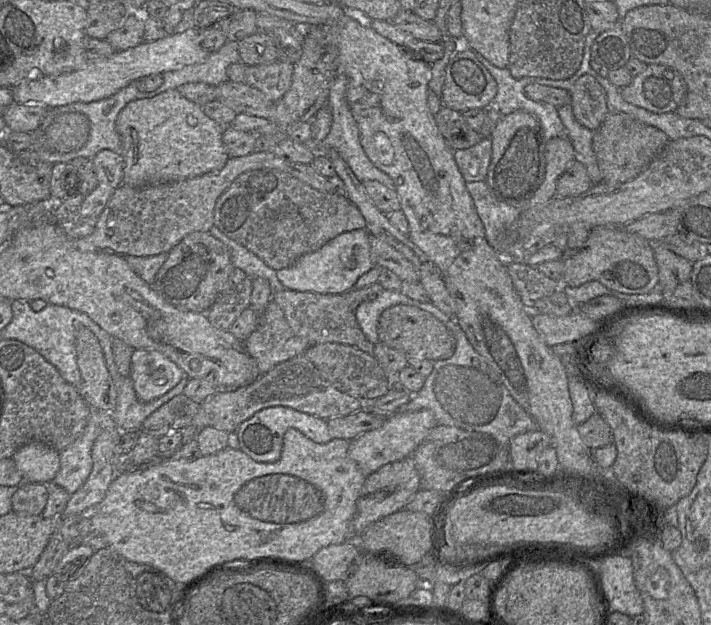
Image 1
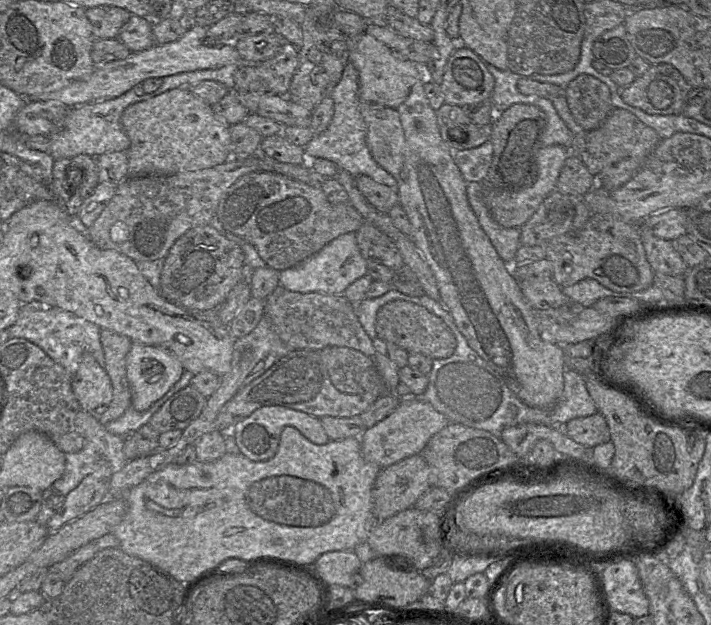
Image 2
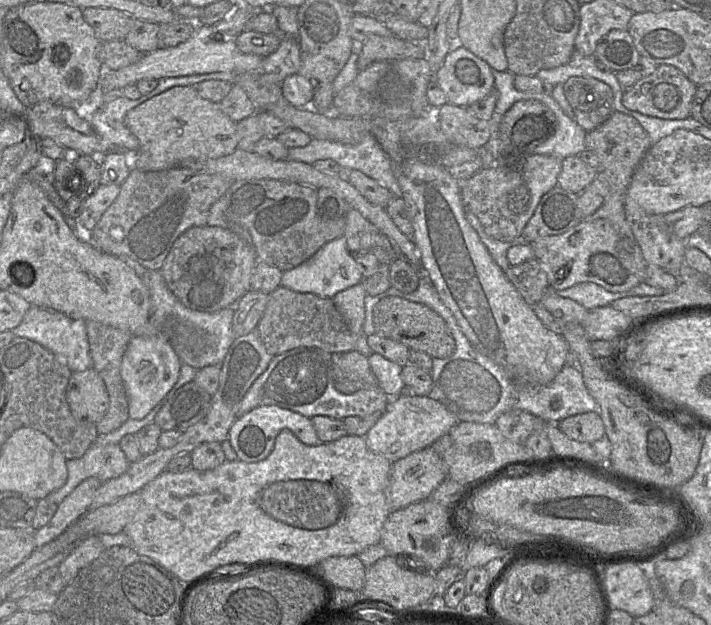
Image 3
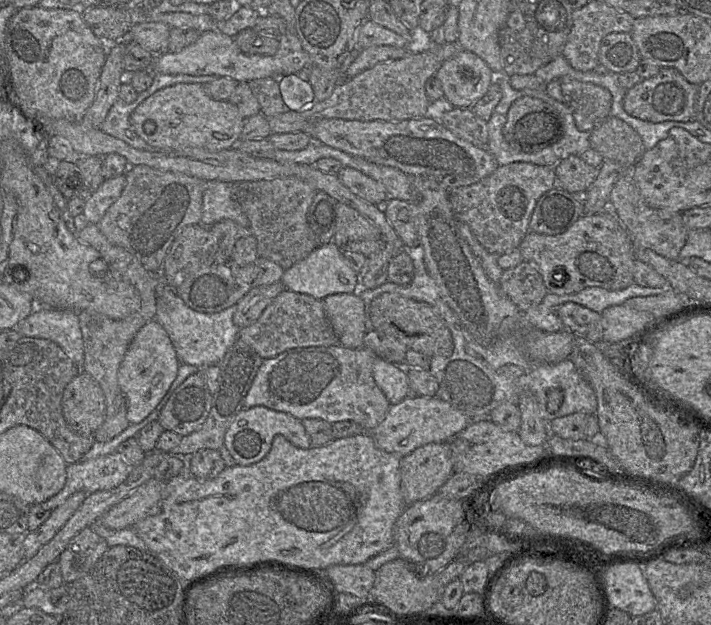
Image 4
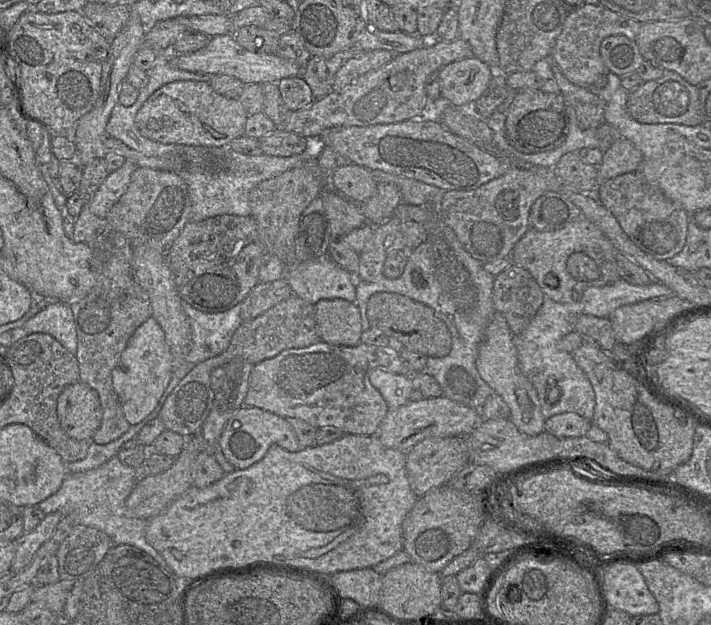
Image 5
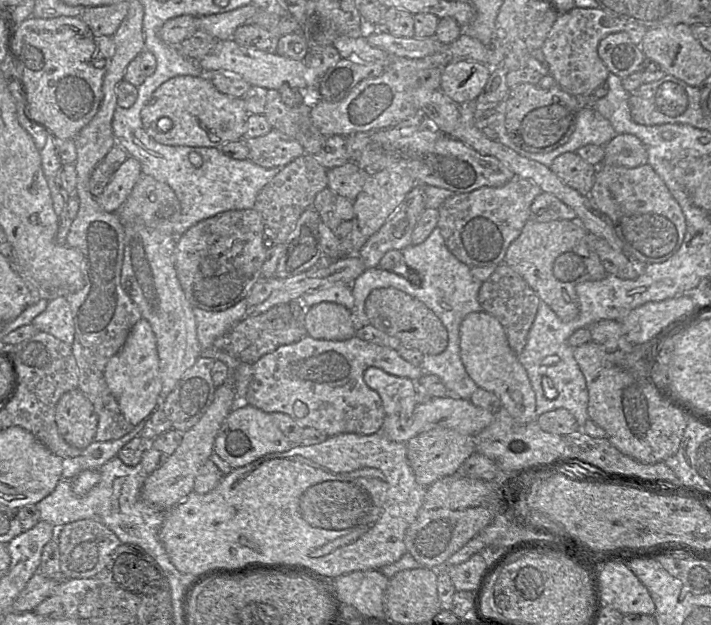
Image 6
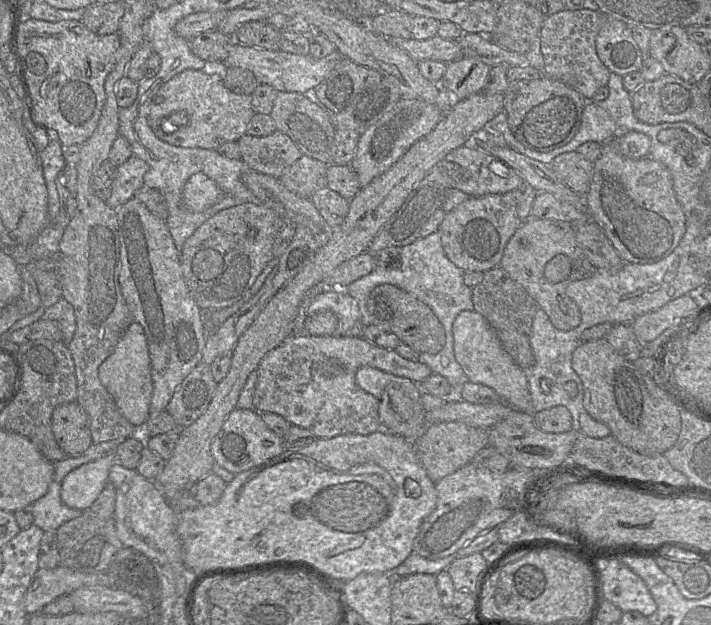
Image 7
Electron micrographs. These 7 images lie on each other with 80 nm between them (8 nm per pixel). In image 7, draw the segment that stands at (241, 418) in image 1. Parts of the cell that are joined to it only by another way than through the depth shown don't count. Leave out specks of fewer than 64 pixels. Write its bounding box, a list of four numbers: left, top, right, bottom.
[253,336,432,439]

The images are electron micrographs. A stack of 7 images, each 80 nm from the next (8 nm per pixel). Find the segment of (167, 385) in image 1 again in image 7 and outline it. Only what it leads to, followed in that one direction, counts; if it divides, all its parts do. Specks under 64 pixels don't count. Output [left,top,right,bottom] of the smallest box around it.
[99,322,153,428]

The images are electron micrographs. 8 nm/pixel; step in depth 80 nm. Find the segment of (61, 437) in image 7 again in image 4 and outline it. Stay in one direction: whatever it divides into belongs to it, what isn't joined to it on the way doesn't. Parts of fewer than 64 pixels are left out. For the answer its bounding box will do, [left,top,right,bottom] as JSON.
[61,371,105,435]

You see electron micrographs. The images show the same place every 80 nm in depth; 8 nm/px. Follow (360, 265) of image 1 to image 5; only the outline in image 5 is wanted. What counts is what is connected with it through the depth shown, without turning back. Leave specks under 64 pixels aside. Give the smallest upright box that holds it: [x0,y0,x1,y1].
[284,255,356,305]

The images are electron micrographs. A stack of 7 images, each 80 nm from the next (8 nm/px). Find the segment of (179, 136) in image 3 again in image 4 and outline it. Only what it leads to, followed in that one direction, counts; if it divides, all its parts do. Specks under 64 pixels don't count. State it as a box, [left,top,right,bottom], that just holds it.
[130,83,243,152]

